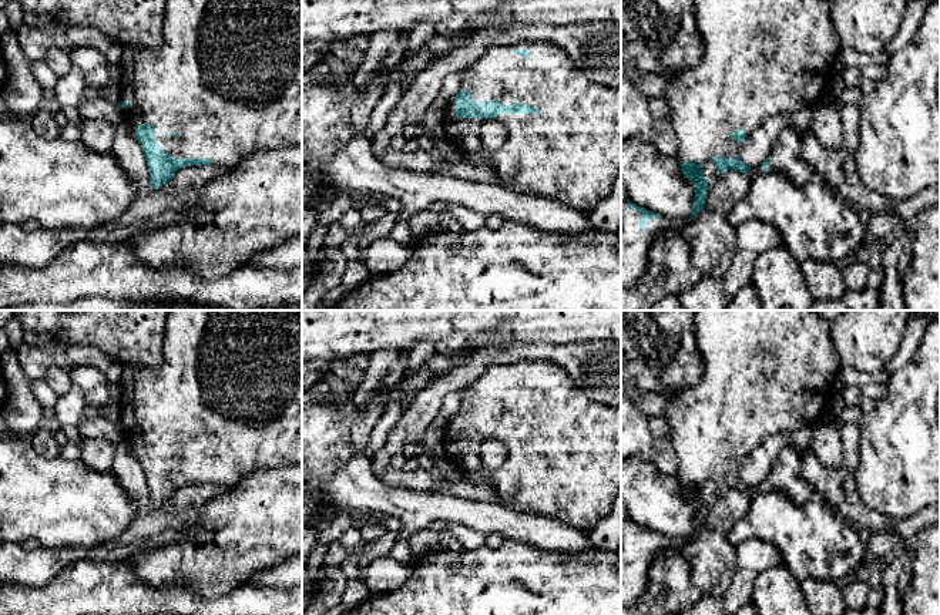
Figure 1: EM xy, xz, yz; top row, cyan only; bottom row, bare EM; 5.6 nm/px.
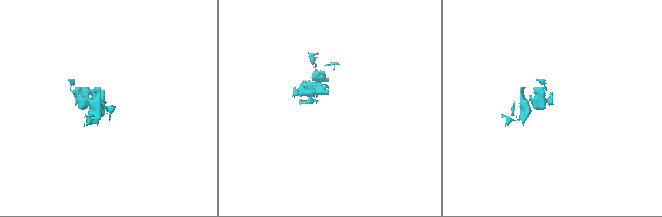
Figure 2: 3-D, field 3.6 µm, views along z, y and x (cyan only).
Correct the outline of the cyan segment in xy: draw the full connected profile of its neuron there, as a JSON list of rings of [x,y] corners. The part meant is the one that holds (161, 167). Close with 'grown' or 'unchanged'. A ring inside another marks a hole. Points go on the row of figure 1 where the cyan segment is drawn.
[[[167,0],[164,6],[162,43],[158,50],[124,47],[120,65],[122,81],[118,91],[122,117],[142,147],[155,189],[169,182],[178,169],[191,165],[235,167],[259,151],[302,145],[302,0]]]; grown

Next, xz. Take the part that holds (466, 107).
[[[493,46],[461,71],[461,88],[443,118],[446,140],[460,151],[480,152],[480,128],[487,118],[507,130],[507,142],[490,155],[507,189],[548,196],[583,212],[611,194],[621,171],[621,87],[588,80],[558,46]]]; grown

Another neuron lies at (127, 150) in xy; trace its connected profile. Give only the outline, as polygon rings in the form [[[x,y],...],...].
[[[125,120],[117,125],[111,154],[131,179],[137,196],[147,196],[155,192],[154,185],[150,182],[150,171],[142,147]]]

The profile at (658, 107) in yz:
[[[664,95],[648,98],[648,108],[655,120],[669,117],[669,105]]]

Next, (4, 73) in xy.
[[[0,41],[0,95],[4,94],[9,81],[10,81],[9,61],[4,57],[4,51]]]

